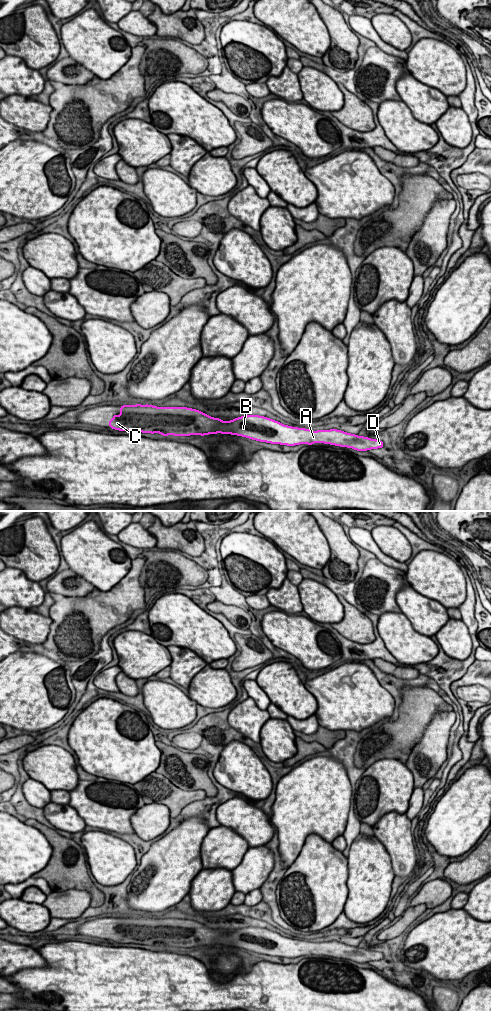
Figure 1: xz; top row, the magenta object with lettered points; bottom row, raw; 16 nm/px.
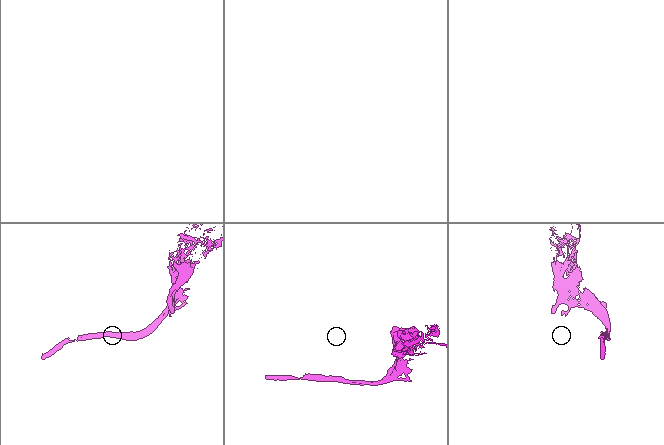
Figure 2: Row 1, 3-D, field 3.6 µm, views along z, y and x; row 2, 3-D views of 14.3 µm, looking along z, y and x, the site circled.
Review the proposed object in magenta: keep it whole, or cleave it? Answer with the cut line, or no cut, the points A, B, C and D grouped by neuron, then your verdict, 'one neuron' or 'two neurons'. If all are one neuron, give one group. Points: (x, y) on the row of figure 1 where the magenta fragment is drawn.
no cut | A B C D | one neuron

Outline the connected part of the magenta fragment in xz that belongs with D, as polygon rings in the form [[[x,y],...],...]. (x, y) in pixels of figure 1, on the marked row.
[[[149,404],[121,405],[120,415],[109,419],[109,428],[118,431],[159,433],[164,437],[214,435],[217,433],[246,437],[259,442],[296,446],[314,443],[330,444],[368,451],[384,447],[381,440],[347,433],[338,429],[313,431],[284,425],[260,415],[240,416],[222,421],[188,407],[157,407]]]

